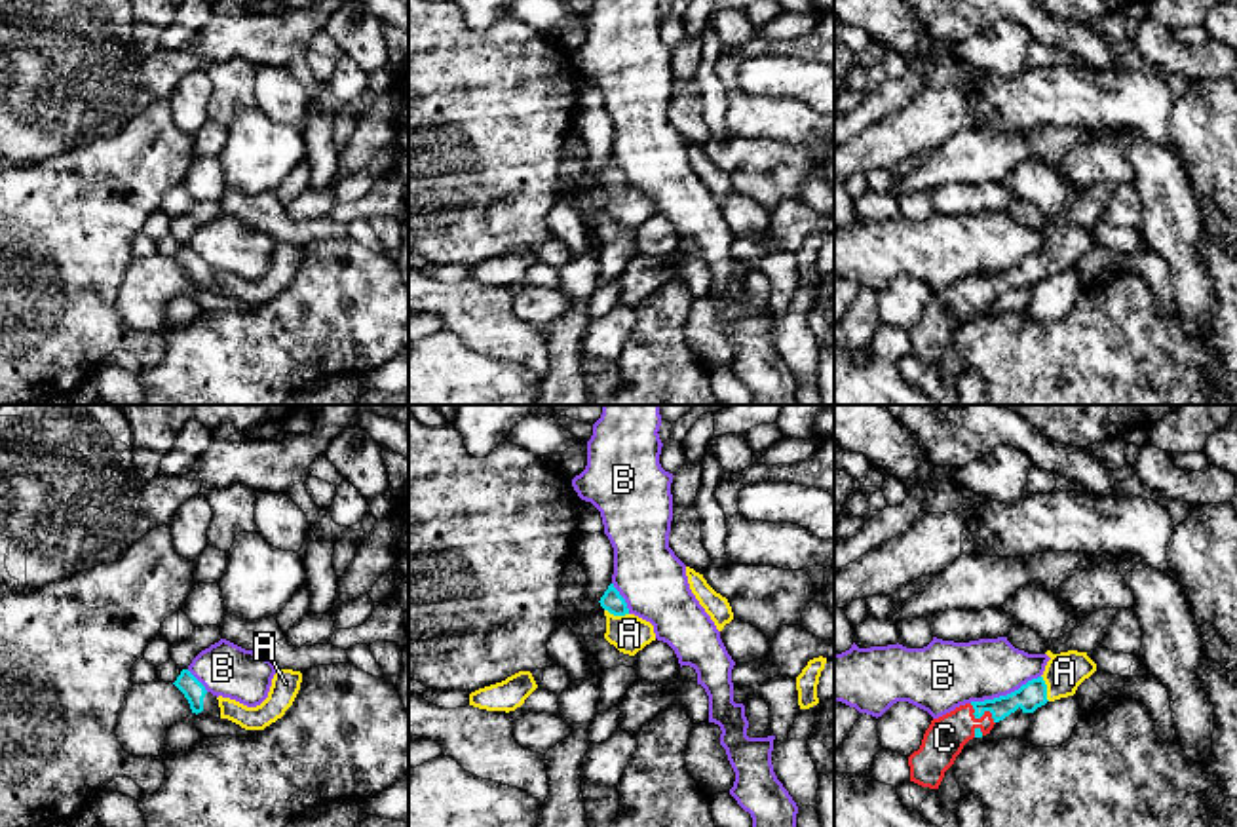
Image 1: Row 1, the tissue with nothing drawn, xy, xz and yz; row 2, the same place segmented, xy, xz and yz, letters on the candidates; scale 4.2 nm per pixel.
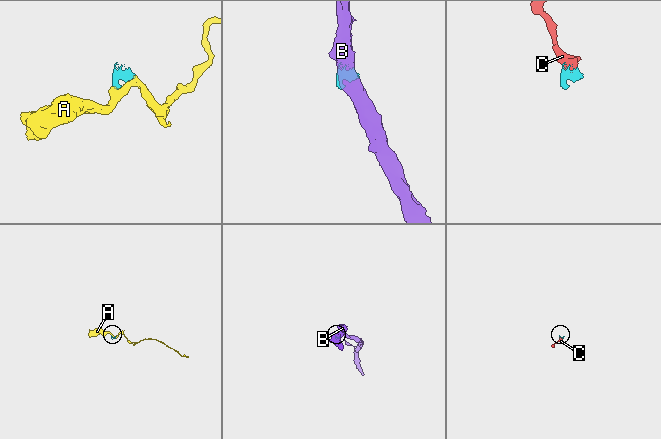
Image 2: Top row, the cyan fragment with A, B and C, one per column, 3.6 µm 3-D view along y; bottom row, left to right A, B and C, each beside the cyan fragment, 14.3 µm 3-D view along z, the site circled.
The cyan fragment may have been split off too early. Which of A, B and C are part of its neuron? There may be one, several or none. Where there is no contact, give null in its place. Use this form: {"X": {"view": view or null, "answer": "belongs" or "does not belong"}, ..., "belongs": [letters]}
{"A": {"view": "yz", "answer": "belongs"}, "B": {"view": "yz", "answer": "does not belong"}, "C": {"view": "yz", "answer": "belongs"}, "belongs": ["A", "C"]}

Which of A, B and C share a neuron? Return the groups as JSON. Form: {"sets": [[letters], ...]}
{"sets": [["A", "C"], ["B"]]}

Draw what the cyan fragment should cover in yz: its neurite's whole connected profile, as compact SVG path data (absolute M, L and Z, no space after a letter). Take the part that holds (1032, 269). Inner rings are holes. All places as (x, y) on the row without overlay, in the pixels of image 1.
M1045 226L1051 234L1041 251L1028 255L1018 264L984 276L971 276L933 293L922 319L908 331L910 356L939 363L944 346L954 338L963 319L973 312L990 308L996 297L1018 281L1034 287L1047 276L1074 270L1077 260L1096 245L1087 226Z

